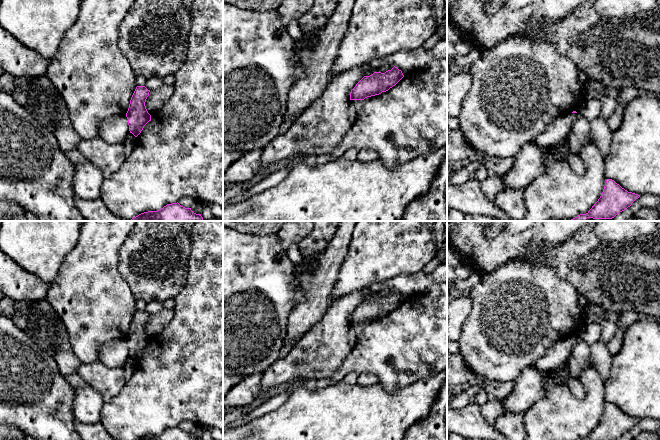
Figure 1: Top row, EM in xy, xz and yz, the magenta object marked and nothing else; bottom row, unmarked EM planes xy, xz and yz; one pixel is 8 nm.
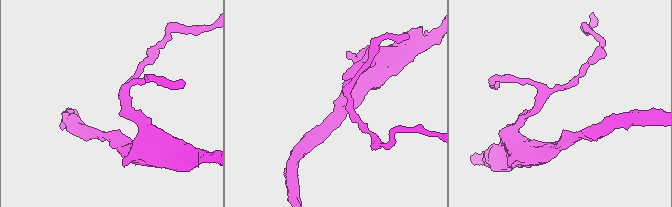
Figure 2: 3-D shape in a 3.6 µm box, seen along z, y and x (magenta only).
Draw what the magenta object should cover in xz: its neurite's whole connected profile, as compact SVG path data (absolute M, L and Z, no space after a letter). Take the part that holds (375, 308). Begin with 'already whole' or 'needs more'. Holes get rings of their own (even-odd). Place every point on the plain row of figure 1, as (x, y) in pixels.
already whole | M395 290L385 297L374 296L370 300L364 300L351 314L350 324L364 324L367 321L386 316L403 301L402 295Z

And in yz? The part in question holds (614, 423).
already whole | M607 403L598 425L586 438L578 440L616 440L632 429L640 419L628 416L612 403Z

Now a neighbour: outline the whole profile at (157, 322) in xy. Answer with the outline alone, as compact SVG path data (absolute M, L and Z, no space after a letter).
M166 308L151 314L145 326L148 337L150 339L157 337L168 326L173 317L174 310Z

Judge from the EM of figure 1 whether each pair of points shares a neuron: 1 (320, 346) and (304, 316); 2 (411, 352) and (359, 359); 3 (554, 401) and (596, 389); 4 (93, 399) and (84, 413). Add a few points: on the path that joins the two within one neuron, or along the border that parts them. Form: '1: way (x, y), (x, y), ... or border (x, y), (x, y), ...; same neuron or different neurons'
1: border (326, 311), (300, 337); different neurons
2: way (398, 352), (372, 353); same neuron
3: way (565, 402), (584, 402), (586, 400); same neuron
4: way (90, 402), (86, 410); same neuron

